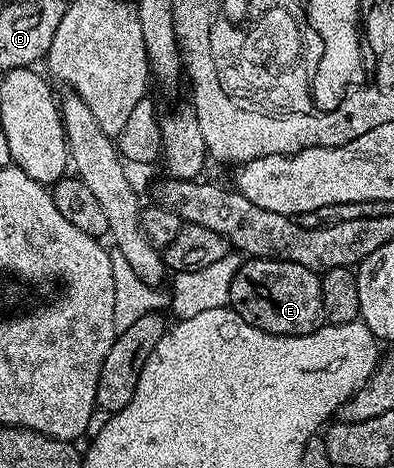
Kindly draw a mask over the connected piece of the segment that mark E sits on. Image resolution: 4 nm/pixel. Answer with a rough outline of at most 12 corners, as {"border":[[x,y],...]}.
{"border":[[247,259],[229,307],[277,336],[322,327],[319,273]]}

